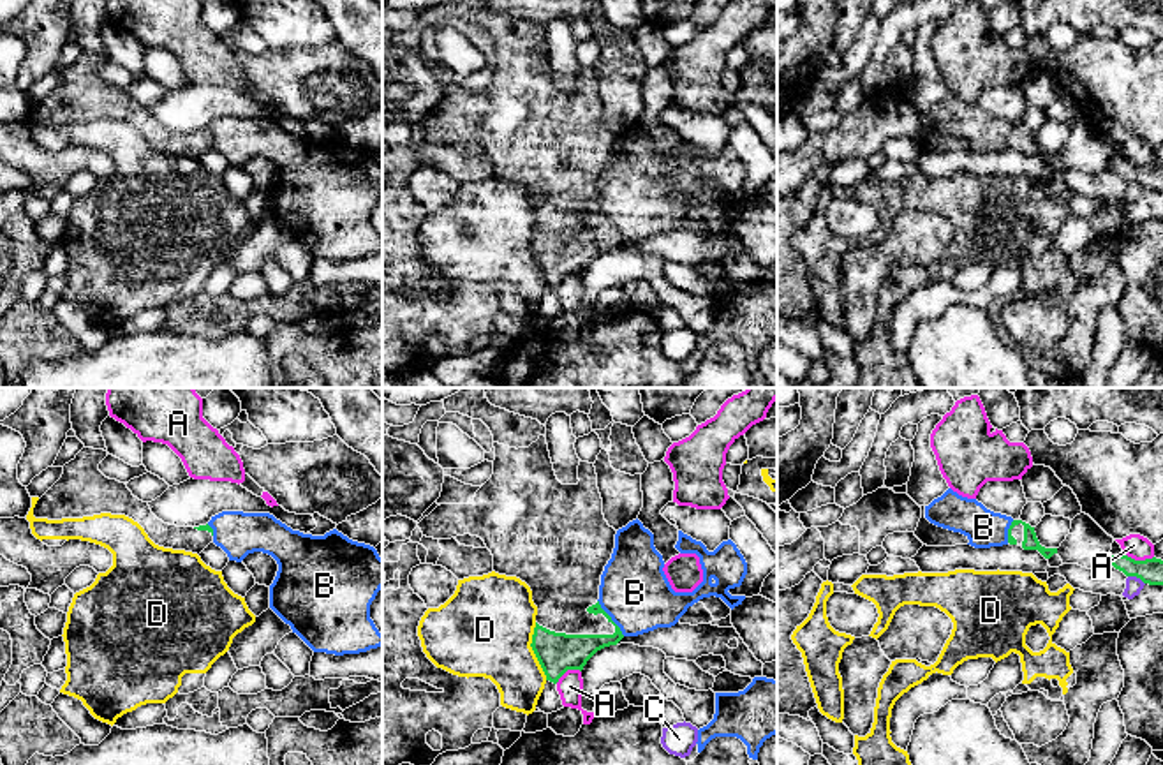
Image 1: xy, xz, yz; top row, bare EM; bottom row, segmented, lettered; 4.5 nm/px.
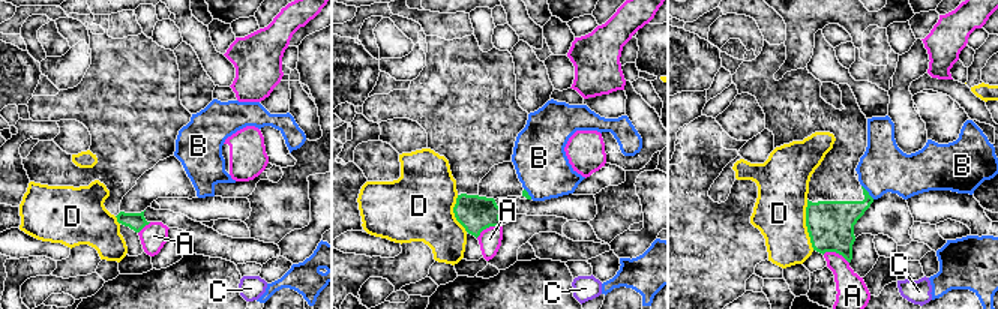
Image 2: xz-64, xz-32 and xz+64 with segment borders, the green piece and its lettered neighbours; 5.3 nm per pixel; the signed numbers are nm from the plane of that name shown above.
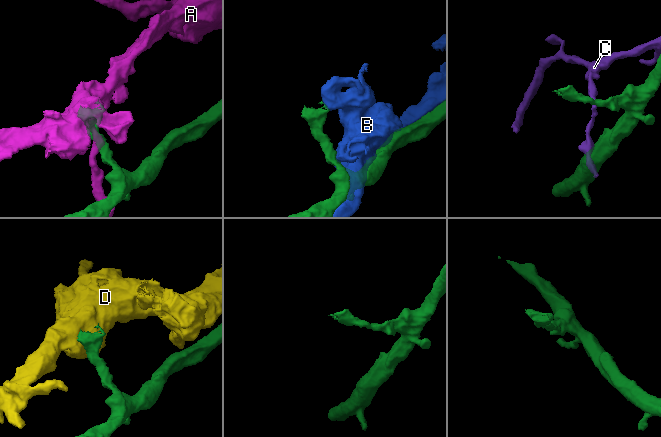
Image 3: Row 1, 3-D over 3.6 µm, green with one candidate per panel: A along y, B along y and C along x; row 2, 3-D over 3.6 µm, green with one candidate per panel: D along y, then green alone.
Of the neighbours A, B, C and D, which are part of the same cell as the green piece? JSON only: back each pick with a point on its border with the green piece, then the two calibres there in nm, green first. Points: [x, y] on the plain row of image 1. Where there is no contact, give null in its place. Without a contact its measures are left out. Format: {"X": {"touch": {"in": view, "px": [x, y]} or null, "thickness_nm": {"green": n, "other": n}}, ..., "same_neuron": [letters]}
{"same_neuron": []}

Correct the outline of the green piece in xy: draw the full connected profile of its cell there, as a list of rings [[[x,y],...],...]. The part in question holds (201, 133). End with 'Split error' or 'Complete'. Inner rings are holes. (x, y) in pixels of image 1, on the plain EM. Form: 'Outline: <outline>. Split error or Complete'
Outline: [[[83,53],[63,71],[62,83],[37,106],[35,123],[62,125],[100,118],[125,120],[137,127],[148,143],[164,153],[201,159],[213,148],[213,134],[176,132],[159,125],[148,108],[132,100],[125,88],[106,83],[99,69],[107,62],[104,55]]]. Split error

